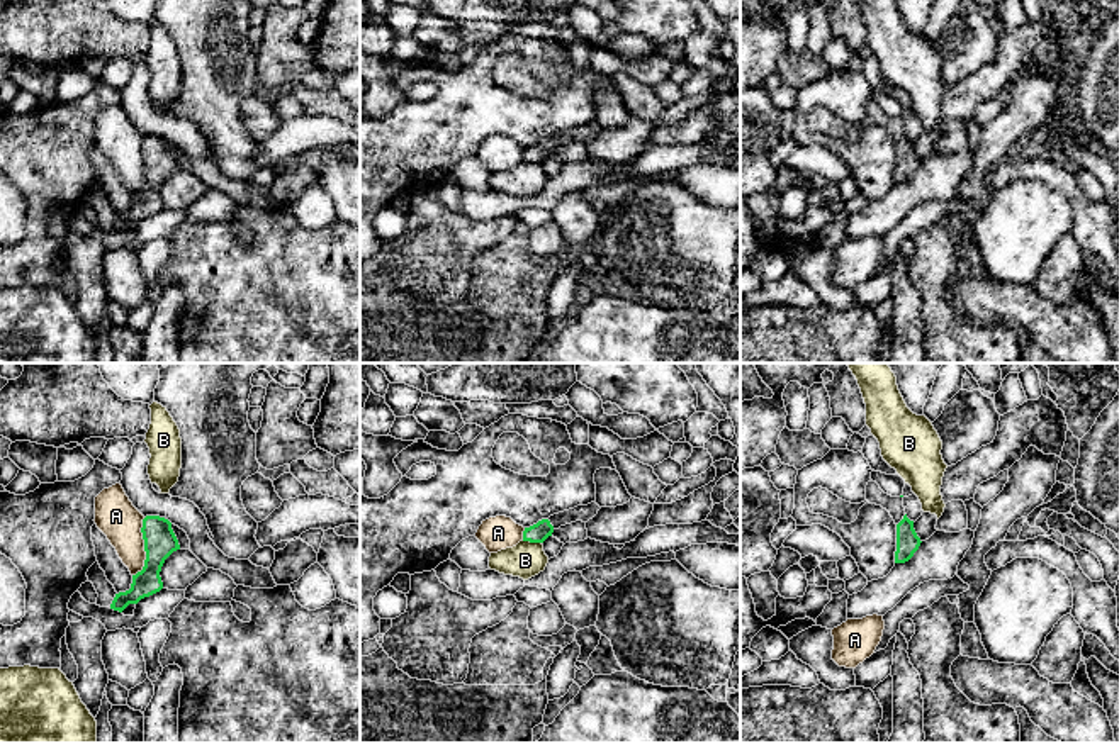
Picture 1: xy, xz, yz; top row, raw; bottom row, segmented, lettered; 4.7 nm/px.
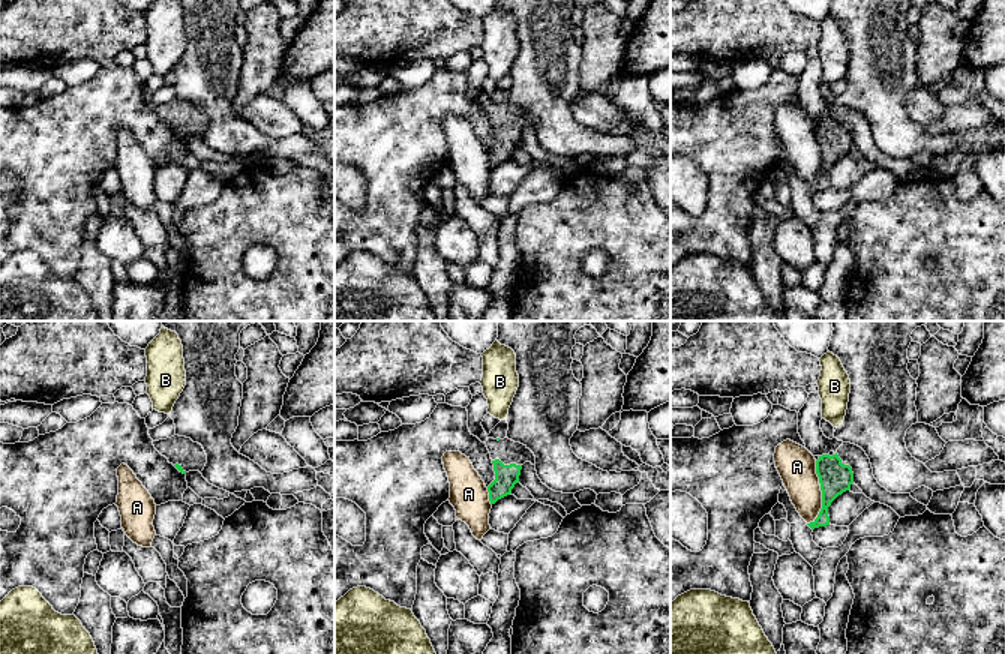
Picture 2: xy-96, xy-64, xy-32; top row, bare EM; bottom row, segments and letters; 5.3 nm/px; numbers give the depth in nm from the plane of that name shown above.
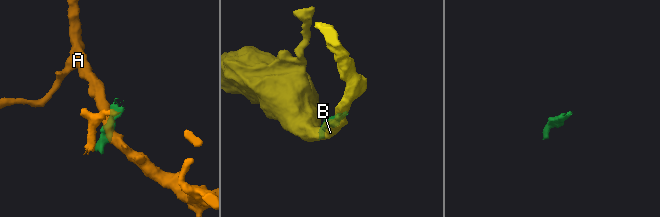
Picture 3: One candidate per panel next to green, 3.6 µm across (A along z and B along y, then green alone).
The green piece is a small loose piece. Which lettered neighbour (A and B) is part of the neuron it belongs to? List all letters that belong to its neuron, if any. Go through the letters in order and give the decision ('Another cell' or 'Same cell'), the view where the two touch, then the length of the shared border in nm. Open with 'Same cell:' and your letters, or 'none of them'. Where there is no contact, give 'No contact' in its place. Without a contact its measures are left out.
Same cell: none of them
A: Another cell. Touches green in xy. Shared border 280 nm
B: Another cell. Touches green in xz. Shared border 90 nm

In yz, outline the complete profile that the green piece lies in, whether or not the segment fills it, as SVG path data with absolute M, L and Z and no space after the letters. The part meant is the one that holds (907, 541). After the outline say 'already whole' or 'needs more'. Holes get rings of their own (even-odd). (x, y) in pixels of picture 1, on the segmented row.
M868 482L866 500L881 506L890 512L897 524L897 551L895 563L908 561L920 546L920 538L914 529L914 521L905 514L903 497L891 497L885 494L876 482Z; needs more

